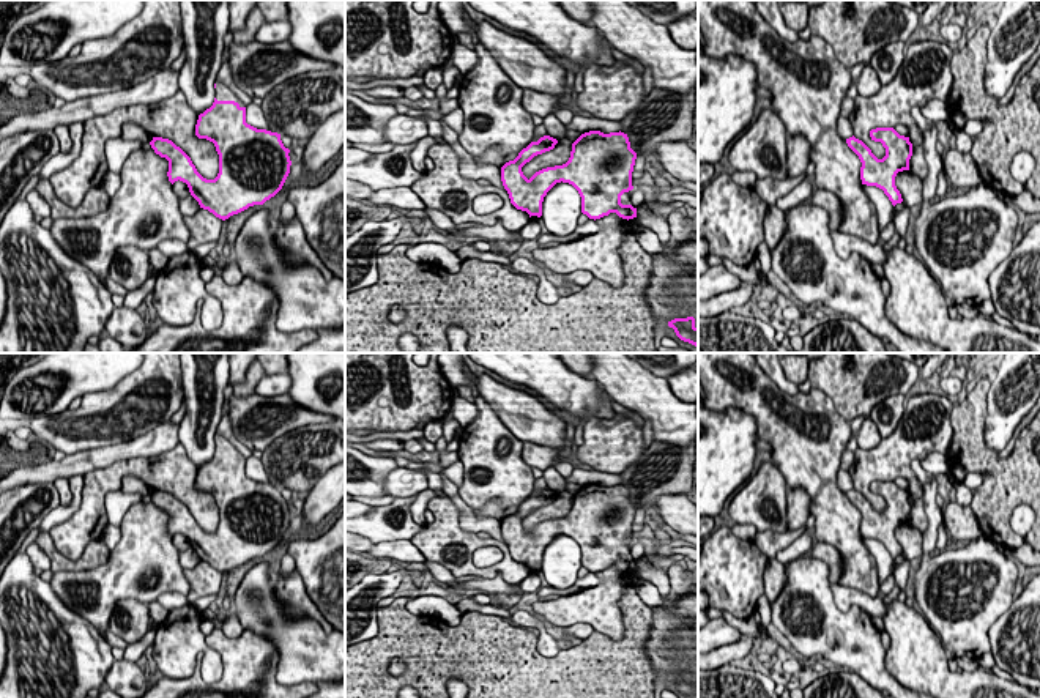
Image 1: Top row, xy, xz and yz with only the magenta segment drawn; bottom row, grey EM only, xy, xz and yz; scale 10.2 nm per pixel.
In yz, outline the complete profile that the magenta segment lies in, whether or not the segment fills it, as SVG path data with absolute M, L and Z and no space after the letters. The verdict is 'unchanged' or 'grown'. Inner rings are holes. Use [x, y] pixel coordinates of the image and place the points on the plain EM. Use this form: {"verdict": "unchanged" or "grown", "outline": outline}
{"verdict": "grown", "outline": "M933 392L917 394L908 400L908 407L895 432L882 438L873 449L854 451L856 471L852 488L846 492L848 499L859 509L862 537L876 539L884 544L892 558L901 556L901 547L895 539L898 525L909 523L922 534L928 528L928 517L923 507L923 484L911 468L912 460L923 460L931 452L947 455L952 444L952 411L953 403L947 395Z"}

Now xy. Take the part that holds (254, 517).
{"verdict": "grown", "outline": "M222 435L214 436L216 451L210 462L197 468L184 447L176 444L151 462L145 457L118 460L106 468L84 476L79 509L66 520L54 525L49 536L63 556L77 561L91 540L102 537L109 525L104 498L109 492L121 490L124 476L136 476L153 488L151 501L169 514L169 534L183 534L200 561L225 574L249 559L263 558L284 539L290 526L290 503L280 487L257 482L246 476L246 457Z"}

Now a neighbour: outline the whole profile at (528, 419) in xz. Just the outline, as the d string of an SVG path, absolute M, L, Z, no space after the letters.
M488 375L474 381L477 394L493 408L501 422L520 441L553 447L569 454L566 422L548 410L540 399L525 391L501 384Z

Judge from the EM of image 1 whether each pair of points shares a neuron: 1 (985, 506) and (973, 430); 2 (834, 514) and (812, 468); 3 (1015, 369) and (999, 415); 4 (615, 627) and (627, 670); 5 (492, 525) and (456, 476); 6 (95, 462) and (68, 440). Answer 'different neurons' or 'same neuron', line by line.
1: same neuron
2: same neuron
3: same neuron
4: different neurons
5: different neurons
6: different neurons

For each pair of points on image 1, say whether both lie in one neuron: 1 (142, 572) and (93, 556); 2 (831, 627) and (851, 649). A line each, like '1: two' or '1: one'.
1: two
2: one

